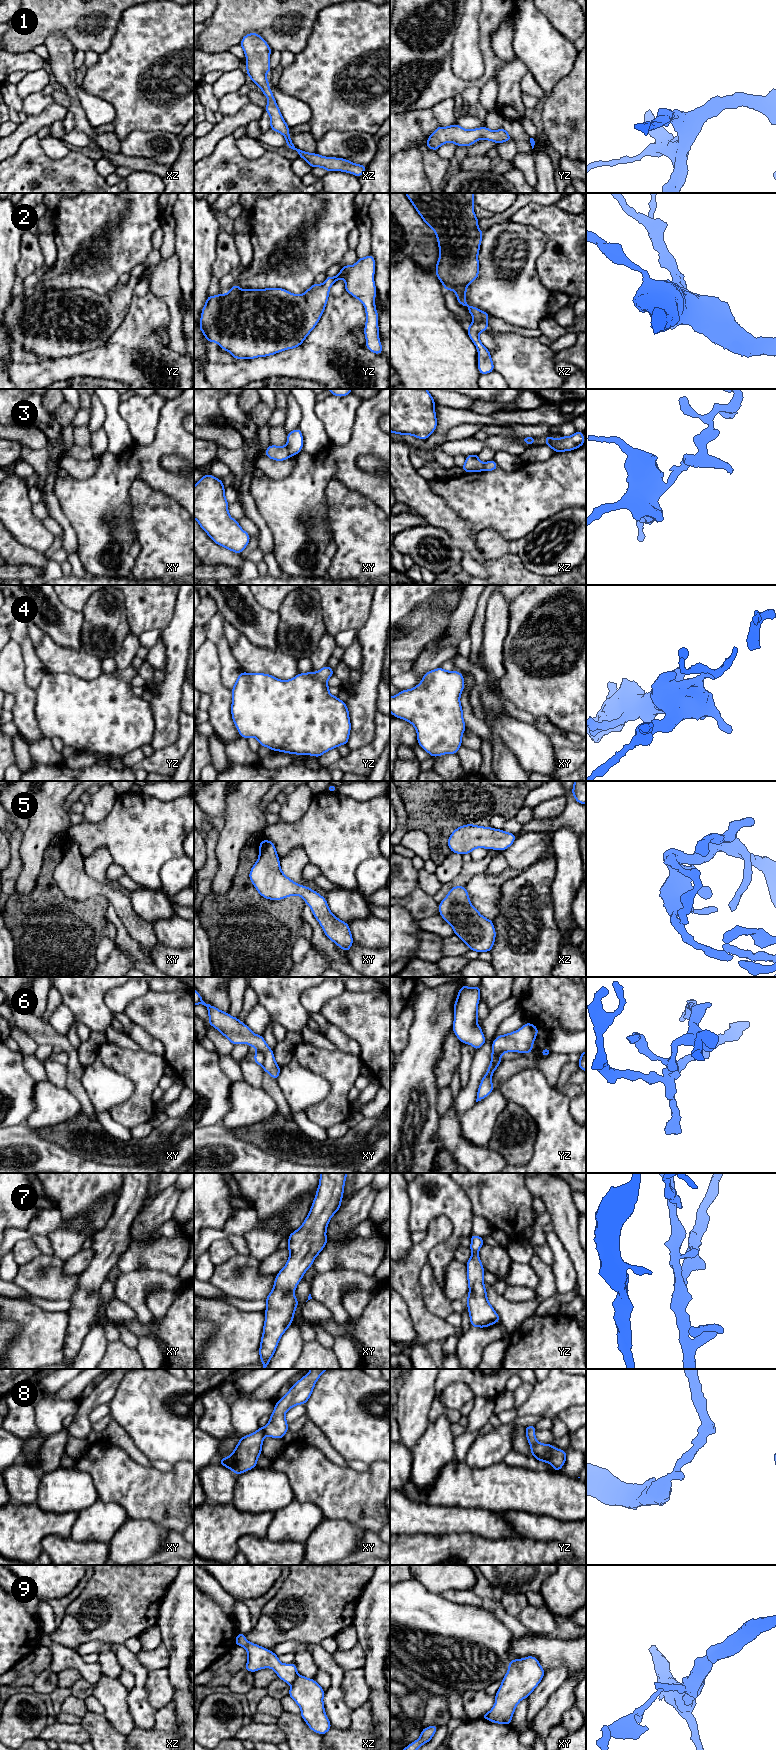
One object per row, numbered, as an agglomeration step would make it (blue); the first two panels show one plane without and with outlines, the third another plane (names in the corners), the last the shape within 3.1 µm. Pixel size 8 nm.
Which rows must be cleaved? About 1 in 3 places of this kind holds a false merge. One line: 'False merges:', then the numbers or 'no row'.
False merges: 3, 6, 9

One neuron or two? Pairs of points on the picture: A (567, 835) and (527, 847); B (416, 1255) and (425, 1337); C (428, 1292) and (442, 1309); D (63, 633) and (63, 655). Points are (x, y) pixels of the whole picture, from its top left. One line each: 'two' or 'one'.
A: two
B: one
C: one
D: two

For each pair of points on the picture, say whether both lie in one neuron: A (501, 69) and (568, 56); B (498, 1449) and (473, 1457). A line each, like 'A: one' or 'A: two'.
A: two
B: one

